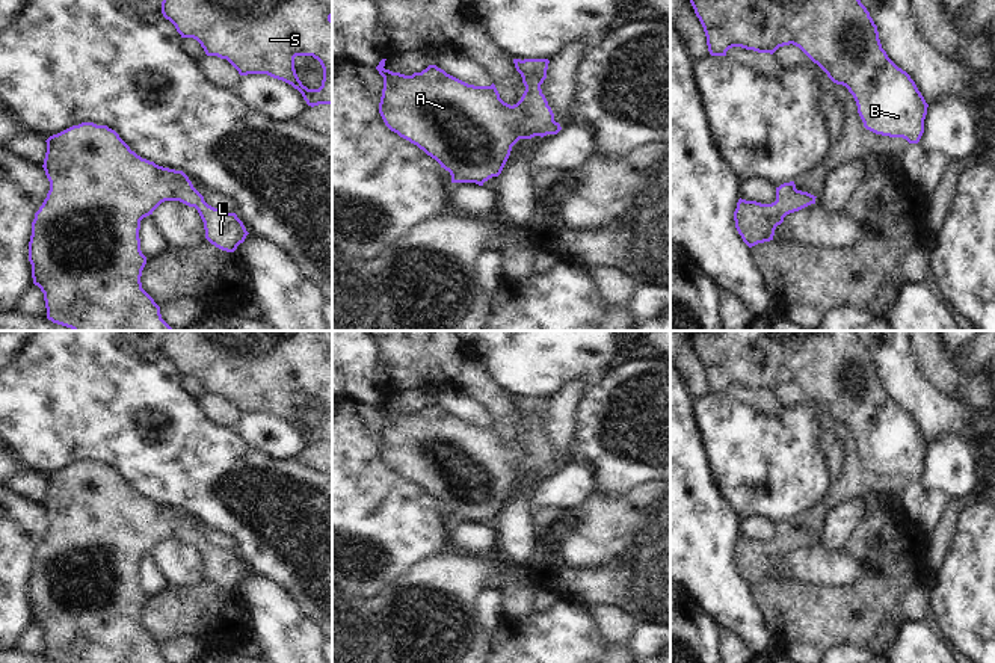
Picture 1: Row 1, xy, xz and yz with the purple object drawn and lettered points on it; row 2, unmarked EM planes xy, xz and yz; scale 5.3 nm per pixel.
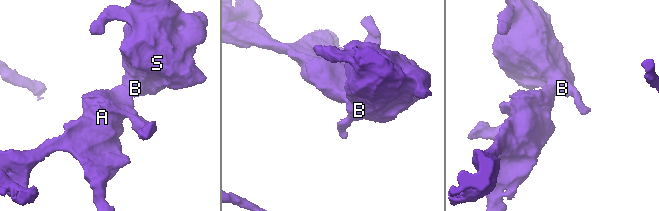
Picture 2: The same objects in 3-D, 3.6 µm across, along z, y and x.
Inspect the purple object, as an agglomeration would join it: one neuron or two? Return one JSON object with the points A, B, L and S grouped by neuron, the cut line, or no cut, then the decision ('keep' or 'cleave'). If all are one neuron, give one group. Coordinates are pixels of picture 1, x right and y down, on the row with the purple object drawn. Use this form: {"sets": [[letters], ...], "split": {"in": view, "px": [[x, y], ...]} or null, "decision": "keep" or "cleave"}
{"sets": [["A", "B", "L", "S"]], "split": null, "decision": "keep"}

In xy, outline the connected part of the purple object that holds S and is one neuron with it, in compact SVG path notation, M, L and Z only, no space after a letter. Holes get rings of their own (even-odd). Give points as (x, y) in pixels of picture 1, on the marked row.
M163 0L162 14L181 38L193 38L207 56L226 59L240 76L267 74L297 89L308 106L332 104L332 0ZM296 56L313 56L323 68L319 89L308 89L294 69Z

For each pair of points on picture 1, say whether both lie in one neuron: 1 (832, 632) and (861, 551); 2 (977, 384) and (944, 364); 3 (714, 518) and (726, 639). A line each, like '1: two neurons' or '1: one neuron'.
1: one neuron
2: one neuron
3: two neurons

